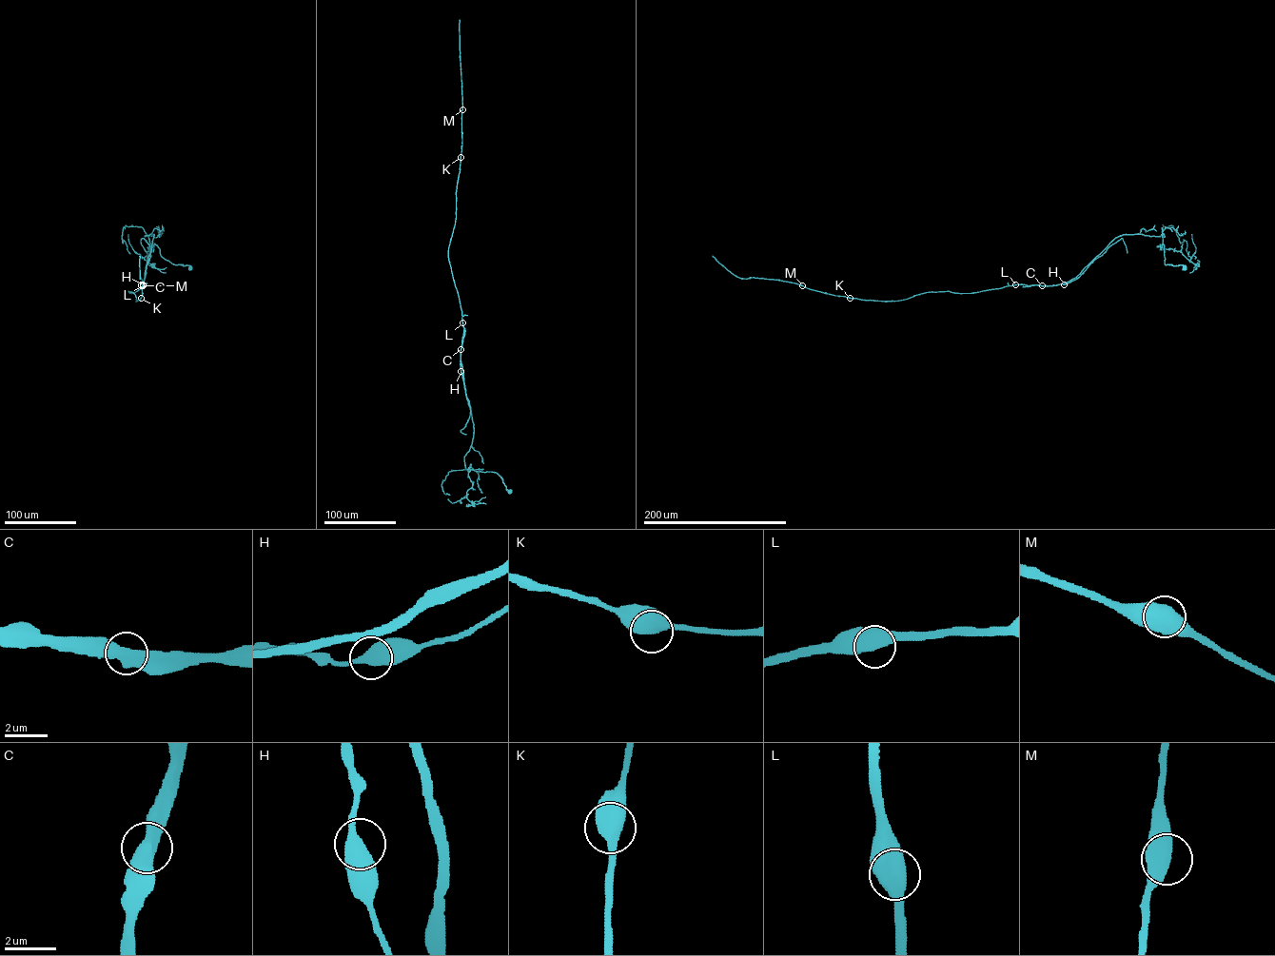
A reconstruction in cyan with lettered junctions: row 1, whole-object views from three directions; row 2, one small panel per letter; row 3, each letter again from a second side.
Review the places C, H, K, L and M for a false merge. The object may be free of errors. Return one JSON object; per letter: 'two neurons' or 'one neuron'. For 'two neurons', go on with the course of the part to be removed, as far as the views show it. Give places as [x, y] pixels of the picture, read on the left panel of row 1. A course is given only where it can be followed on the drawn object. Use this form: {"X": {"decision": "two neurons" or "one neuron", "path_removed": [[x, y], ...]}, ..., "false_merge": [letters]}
{"C": {"decision": "two neurons", "path_removed": [[141, 285], [150, 255], [149, 245], [142, 238], [141, 243], [147, 253]]}, "H": {"decision": "one neuron"}, "K": {"decision": "one neuron"}, "L": {"decision": "one neuron"}, "M": {"decision": "one neuron"}, "false_merge": ["C"]}

